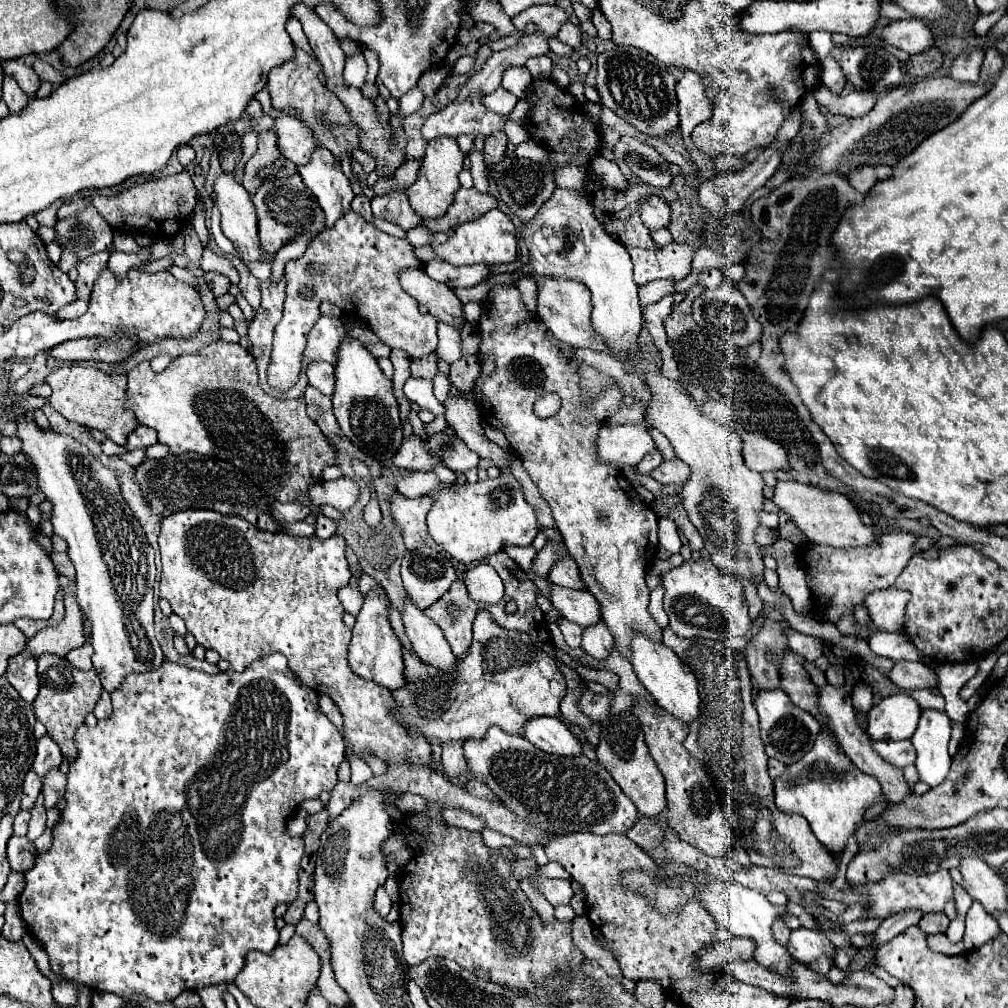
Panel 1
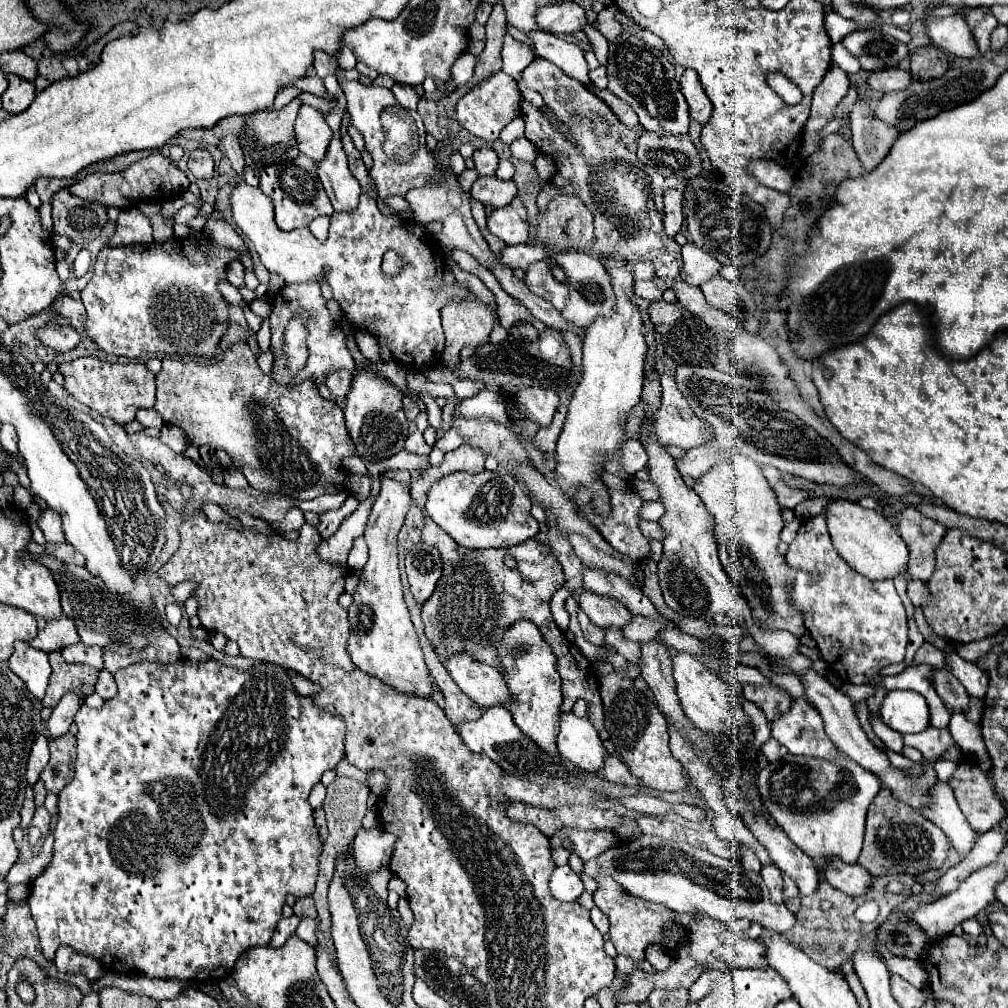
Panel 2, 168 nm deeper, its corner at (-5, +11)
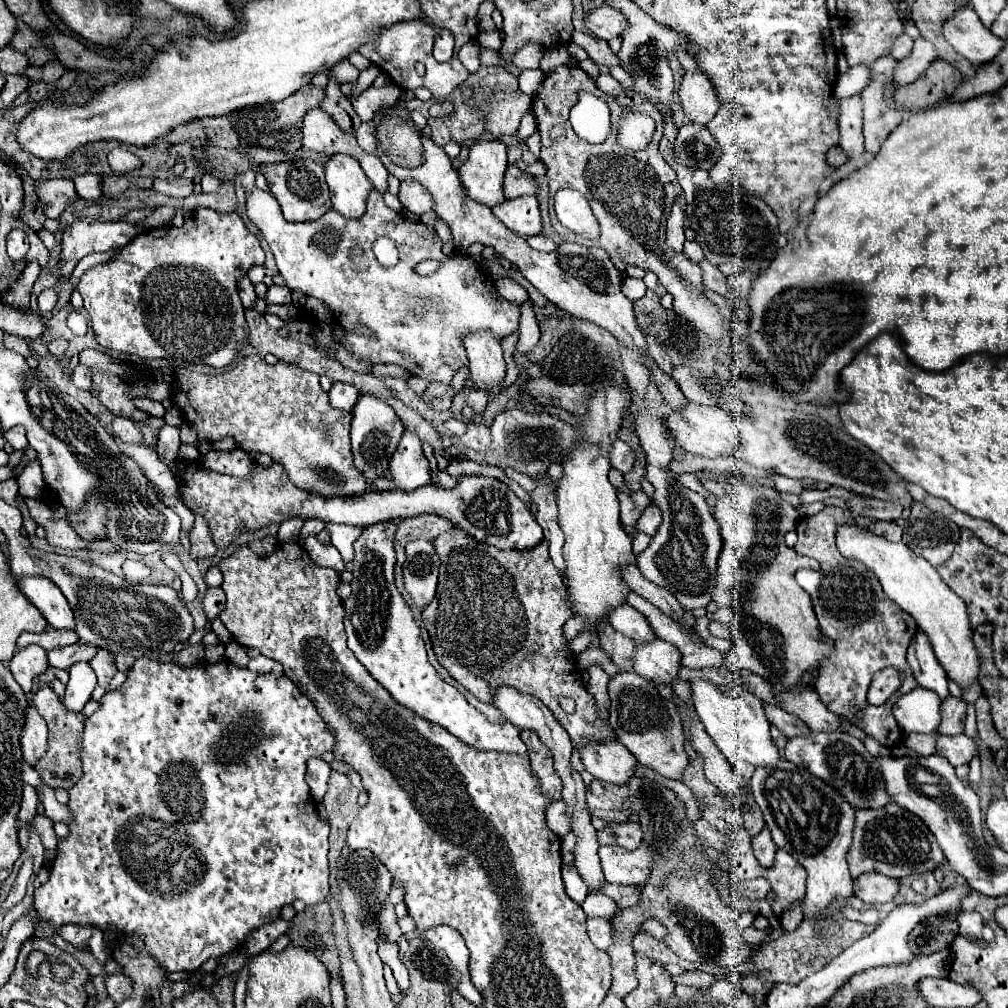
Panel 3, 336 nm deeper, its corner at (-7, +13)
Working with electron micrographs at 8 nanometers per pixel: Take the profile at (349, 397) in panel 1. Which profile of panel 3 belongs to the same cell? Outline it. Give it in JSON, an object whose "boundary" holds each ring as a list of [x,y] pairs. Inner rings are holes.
{"boundary":[[[362,394],[358,398],[358,404],[354,406],[354,412],[352,412],[352,430],[350,430],[352,454],[354,454],[354,466],[366,478],[368,490],[376,490],[374,480],[380,478],[388,470],[388,462],[402,438],[402,432],[404,432],[404,426],[400,418],[394,414],[394,410],[384,400],[370,396],[370,394]]]}

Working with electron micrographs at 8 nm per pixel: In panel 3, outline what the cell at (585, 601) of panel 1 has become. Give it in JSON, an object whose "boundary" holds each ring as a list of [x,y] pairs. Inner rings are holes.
{"boundary":[[[622,604],[614,608],[608,614],[608,622],[614,626],[614,630],[622,632],[624,636],[636,642],[644,642],[644,638],[656,638],[648,620],[638,610],[634,610],[630,604]]]}

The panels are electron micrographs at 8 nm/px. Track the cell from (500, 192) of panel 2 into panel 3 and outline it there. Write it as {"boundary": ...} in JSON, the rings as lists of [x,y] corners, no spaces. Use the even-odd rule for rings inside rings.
{"boundary":[[[510,164],[506,170],[506,178],[504,178],[504,194],[508,200],[524,196],[524,194],[532,194],[536,196],[538,192],[538,182],[536,178],[528,178],[516,164]]]}

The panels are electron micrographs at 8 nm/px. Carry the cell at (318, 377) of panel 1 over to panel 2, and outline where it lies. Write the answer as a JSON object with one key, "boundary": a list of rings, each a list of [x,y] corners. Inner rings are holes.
{"boundary":[[[334,370],[326,376],[326,386],[328,390],[338,398],[338,404],[342,406],[344,404],[344,398],[350,390],[350,380],[352,380],[352,374],[346,372],[346,370]]]}

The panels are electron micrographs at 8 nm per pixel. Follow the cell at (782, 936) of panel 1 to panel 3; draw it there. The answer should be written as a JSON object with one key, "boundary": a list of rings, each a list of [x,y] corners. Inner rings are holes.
{"boundary":[[[764,828],[762,832],[758,832],[754,838],[752,838],[752,850],[754,850],[754,856],[760,860],[762,866],[772,866],[774,862],[774,854],[776,854],[776,844],[772,842],[772,836],[770,836],[770,830]]]}

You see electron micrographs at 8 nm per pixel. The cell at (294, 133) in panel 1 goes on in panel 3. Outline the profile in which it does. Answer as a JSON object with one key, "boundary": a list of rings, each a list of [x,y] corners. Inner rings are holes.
{"boundary":[[[316,108],[310,110],[304,116],[304,138],[302,138],[302,146],[308,150],[316,150],[322,154],[350,154],[354,158],[360,160],[360,164],[368,162],[368,154],[356,144],[356,138],[352,132],[344,132],[330,114],[326,114],[324,110]]]}

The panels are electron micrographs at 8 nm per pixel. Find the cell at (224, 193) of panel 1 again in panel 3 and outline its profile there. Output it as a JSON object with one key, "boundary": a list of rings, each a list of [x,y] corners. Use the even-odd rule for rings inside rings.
{"boundary":[[[254,190],[248,196],[248,218],[262,230],[266,242],[270,244],[270,250],[276,256],[276,266],[284,278],[284,284],[290,290],[300,290],[306,296],[314,296],[328,304],[330,312],[336,316],[336,320],[342,324],[344,348],[358,360],[366,360],[372,364],[388,362],[398,364],[406,368],[412,376],[426,378],[428,382],[440,382],[450,384],[454,374],[468,366],[468,358],[464,354],[464,334],[476,332],[476,330],[488,330],[496,334],[496,338],[506,338],[510,334],[518,334],[520,328],[520,306],[506,302],[498,290],[494,288],[494,282],[488,278],[488,274],[466,254],[446,256],[442,252],[442,242],[436,234],[436,230],[422,222],[410,222],[400,212],[390,210],[382,194],[378,190],[372,190],[368,196],[368,210],[360,220],[348,220],[340,216],[336,210],[328,210],[322,218],[314,222],[300,222],[292,224],[286,222],[280,210],[280,204],[270,192]],[[388,236],[398,244],[400,260],[392,268],[384,268],[378,264],[378,260],[372,254],[372,244],[376,238]],[[360,244],[364,248],[364,258],[370,262],[370,266],[362,272],[356,272],[350,262],[350,250],[352,246]],[[422,260],[440,260],[440,268],[428,276],[416,274],[416,264]]]}

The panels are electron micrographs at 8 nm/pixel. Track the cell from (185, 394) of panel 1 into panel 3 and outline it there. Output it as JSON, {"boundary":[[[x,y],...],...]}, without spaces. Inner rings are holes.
{"boundary":[[[246,356],[234,368],[224,374],[208,376],[191,369],[176,370],[172,384],[172,400],[182,410],[184,420],[198,428],[198,436],[220,440],[226,434],[234,434],[238,448],[252,454],[268,454],[274,462],[280,462],[290,476],[292,484],[318,494],[318,496],[356,496],[366,492],[366,480],[356,470],[350,450],[350,422],[348,412],[336,410],[328,402],[328,394],[318,384],[318,374],[310,374],[296,364],[280,360],[268,366],[262,356]]]}

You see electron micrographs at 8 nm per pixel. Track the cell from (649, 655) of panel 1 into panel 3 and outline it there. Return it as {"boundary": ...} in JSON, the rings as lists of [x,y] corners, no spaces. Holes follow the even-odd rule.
{"boundary":[[[692,680],[692,702],[696,714],[700,716],[706,732],[718,746],[718,750],[728,758],[730,764],[748,762],[756,768],[774,766],[782,760],[780,750],[770,738],[770,722],[764,714],[764,704],[754,694],[744,688],[724,690],[708,680]]]}

